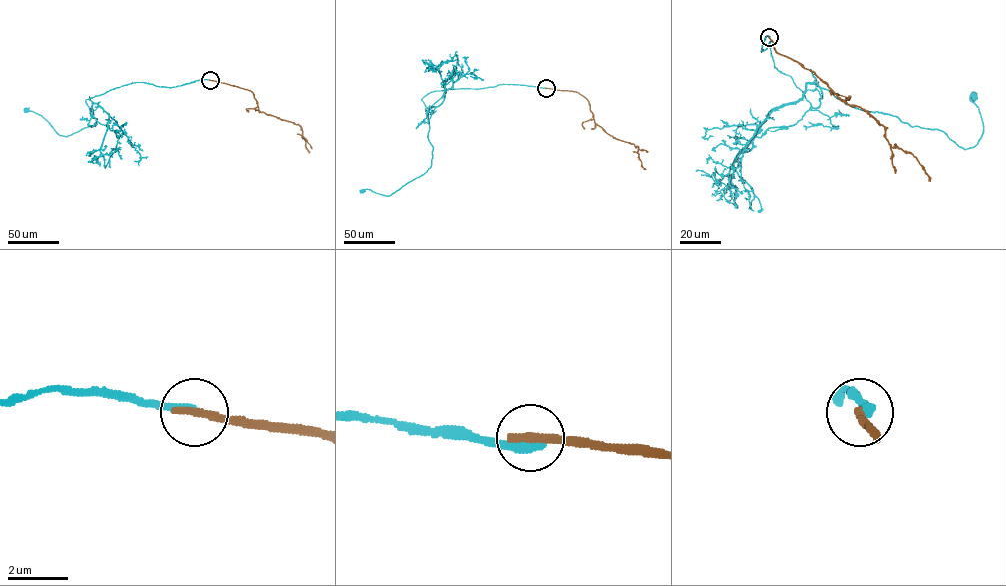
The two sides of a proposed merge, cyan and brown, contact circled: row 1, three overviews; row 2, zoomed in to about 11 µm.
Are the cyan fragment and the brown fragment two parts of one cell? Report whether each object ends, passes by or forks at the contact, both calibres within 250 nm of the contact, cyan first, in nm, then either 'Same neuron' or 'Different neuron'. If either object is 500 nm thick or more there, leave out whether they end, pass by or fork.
At the ring cyan ends. At the ring brown ends. Thickness 360 nm (cyan) against 320 nm. Different neuron

